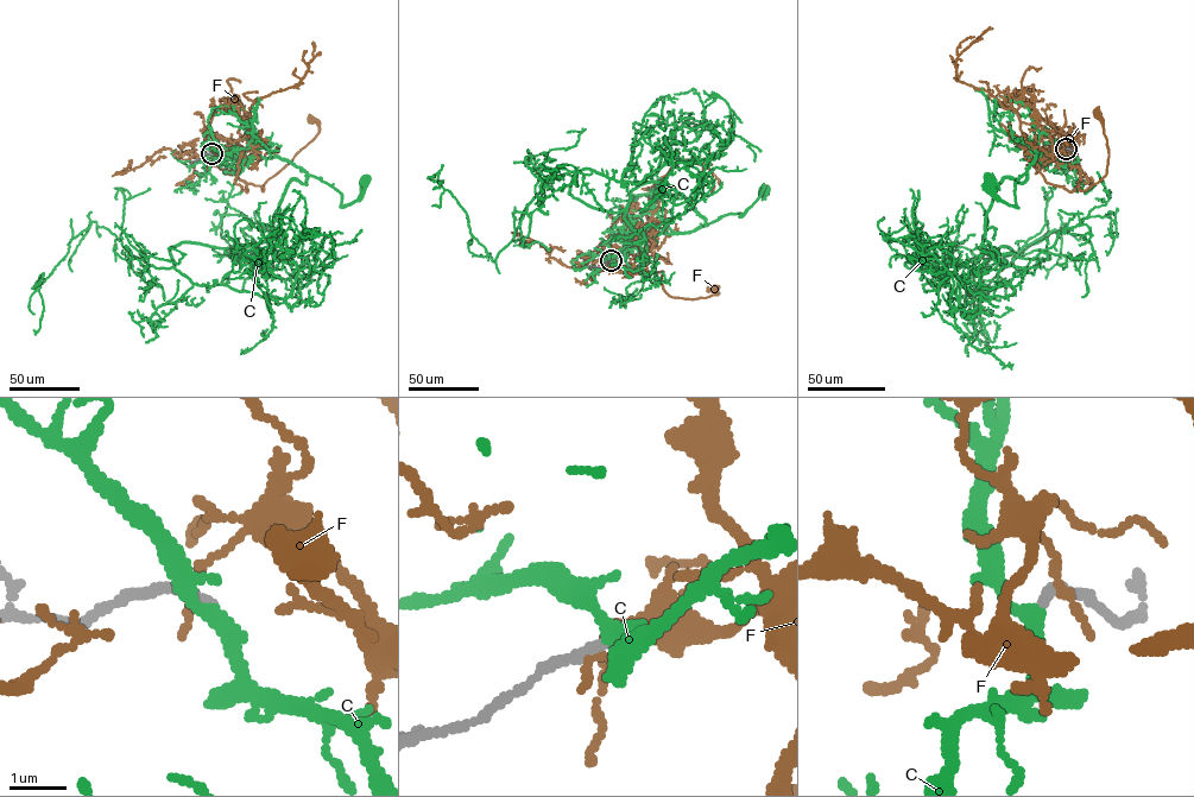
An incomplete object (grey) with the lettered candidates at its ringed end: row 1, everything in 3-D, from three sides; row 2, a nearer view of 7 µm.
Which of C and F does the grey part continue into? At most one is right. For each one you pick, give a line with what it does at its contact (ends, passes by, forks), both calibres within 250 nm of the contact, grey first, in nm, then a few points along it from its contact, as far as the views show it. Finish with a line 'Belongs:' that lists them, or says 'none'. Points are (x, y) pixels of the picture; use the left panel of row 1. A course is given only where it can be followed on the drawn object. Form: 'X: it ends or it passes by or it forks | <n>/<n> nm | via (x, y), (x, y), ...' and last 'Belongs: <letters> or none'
Belongs: none

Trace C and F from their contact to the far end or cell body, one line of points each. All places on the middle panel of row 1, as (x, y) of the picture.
C: (611, 260), (636, 238), (693, 232), (730, 214), (740, 216), (764, 191)
F: (610, 260), (616, 260), (614, 271), (663, 271), (661, 283), (669, 296), (695, 299), (718, 295), (711, 289)

